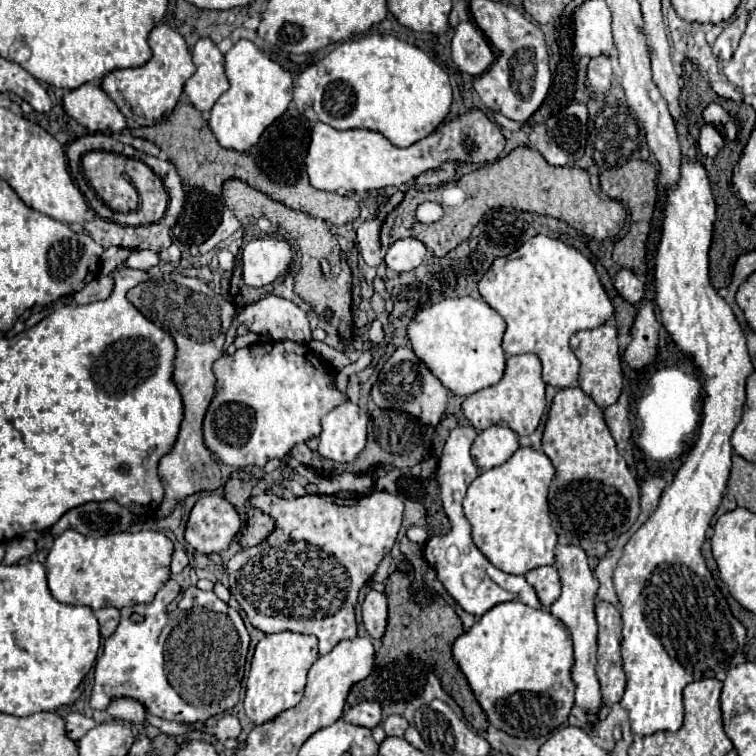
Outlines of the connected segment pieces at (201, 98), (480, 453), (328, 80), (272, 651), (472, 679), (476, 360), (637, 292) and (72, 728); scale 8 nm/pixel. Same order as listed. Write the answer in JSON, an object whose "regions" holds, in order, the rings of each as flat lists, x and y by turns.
{"regions":[[[204,37,194,45,192,59,196,65,196,73,186,81,184,93,198,111,206,113,214,107,216,99,228,89,224,55,212,39]],[[496,425,478,433,472,443,472,459,484,471,504,465,518,449,518,435,508,427]],[[364,35,338,45,324,59,306,67,294,81,294,103,298,111,314,123,326,123,338,131,356,127,372,129,382,133,396,147,408,147,436,131,436,127,444,121,452,105,452,85,448,73,435,58,416,45,392,35]],[[292,631,266,635,256,645,248,681,246,681,244,709,248,719,254,725,262,725,276,719,276,715,284,713,286,709,298,705,304,695,306,675,316,659,318,659,318,639,314,635,302,635]],[[508,601,492,607,480,621,460,635,454,641,452,655,460,665,462,673,466,675,478,703,488,715,490,725,496,729,514,735,514,737,544,737,556,731,570,715,574,707,574,691,576,685,572,683,572,639,568,629,560,619,556,619,550,611,532,609,520,601]],[[456,297,444,299,420,311,408,323,408,339,414,353,456,395,472,395,504,377,506,353,502,349,504,319,482,299]],[[622,269,618,275,616,275,616,281,614,281,614,287,618,289,618,293,632,305,640,303,646,295,646,289,644,289,644,281,638,279,632,271,628,269]],[[70,713,66,717,66,733,74,741,78,741,82,735,86,735,92,727,96,727,96,723,92,719,80,715,80,713]]]}

